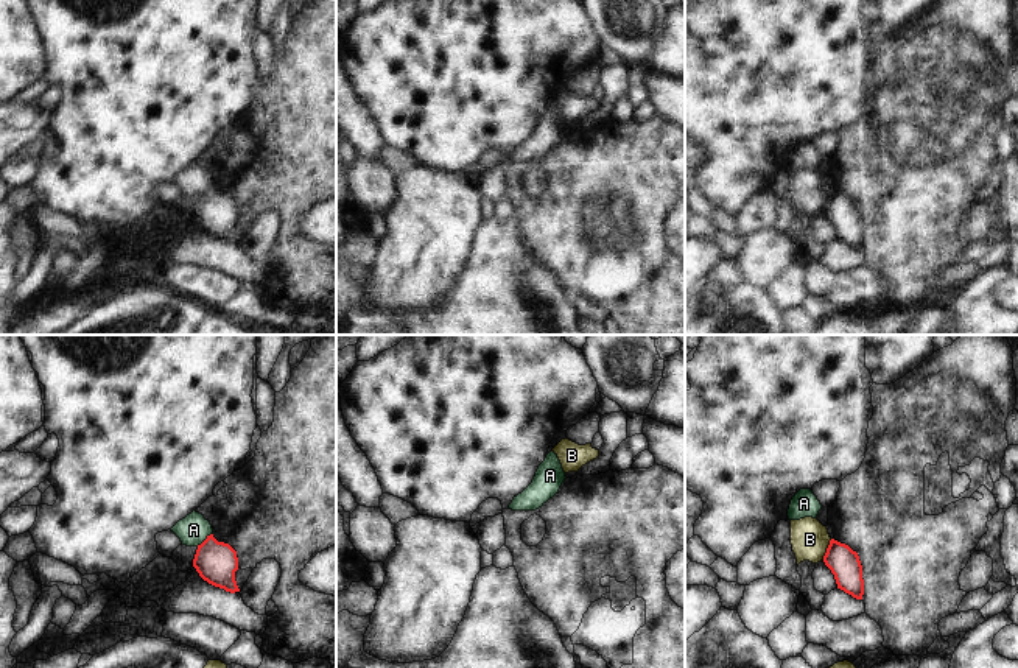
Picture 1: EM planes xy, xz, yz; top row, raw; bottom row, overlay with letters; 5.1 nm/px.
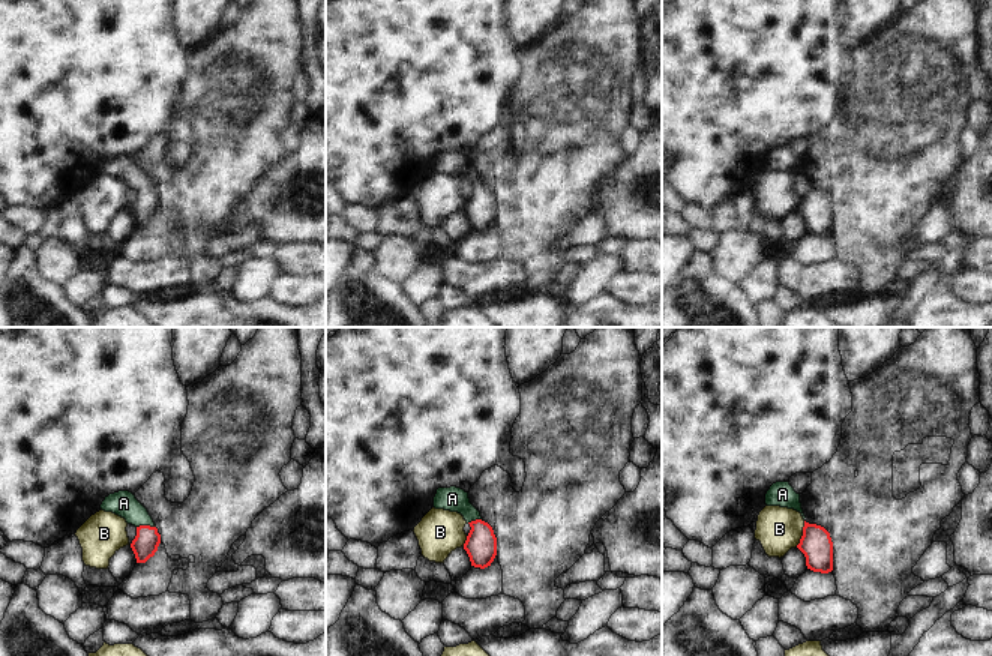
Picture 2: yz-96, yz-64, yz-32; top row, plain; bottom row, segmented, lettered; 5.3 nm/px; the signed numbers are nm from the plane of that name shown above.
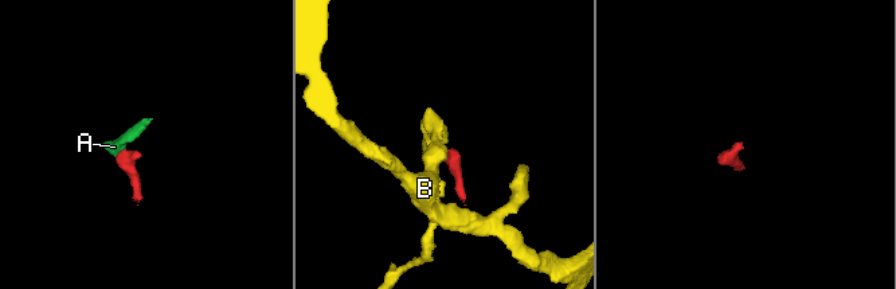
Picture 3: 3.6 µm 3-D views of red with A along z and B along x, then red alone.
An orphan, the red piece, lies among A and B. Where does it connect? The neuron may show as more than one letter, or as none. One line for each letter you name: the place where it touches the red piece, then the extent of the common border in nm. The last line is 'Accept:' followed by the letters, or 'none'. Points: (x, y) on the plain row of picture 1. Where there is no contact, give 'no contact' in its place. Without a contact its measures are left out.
A: contact xy (206, 190); length 110 nm
Accept: A

